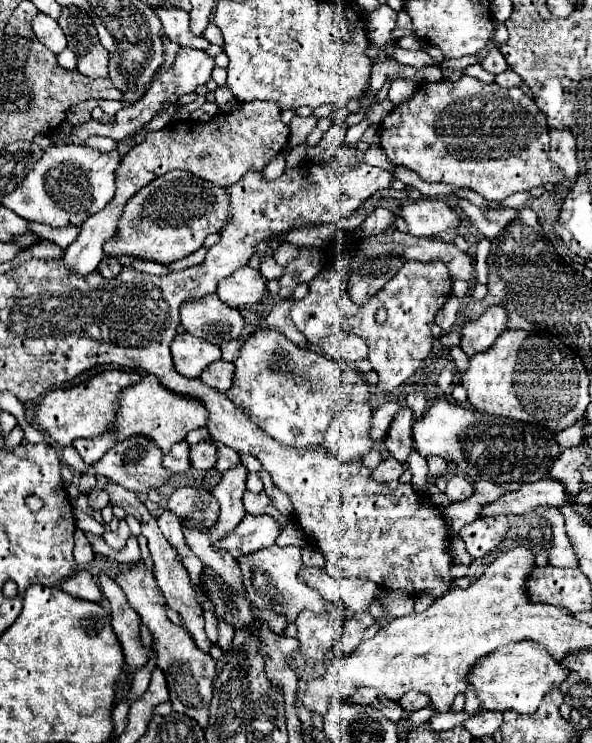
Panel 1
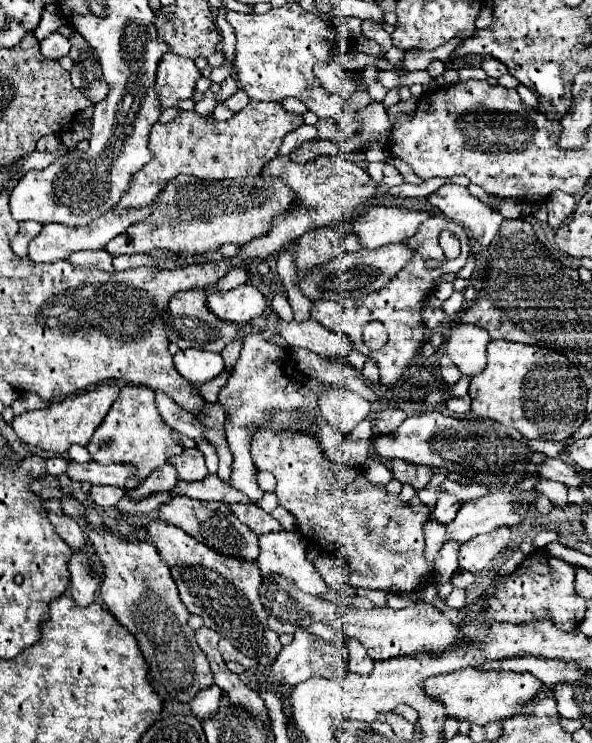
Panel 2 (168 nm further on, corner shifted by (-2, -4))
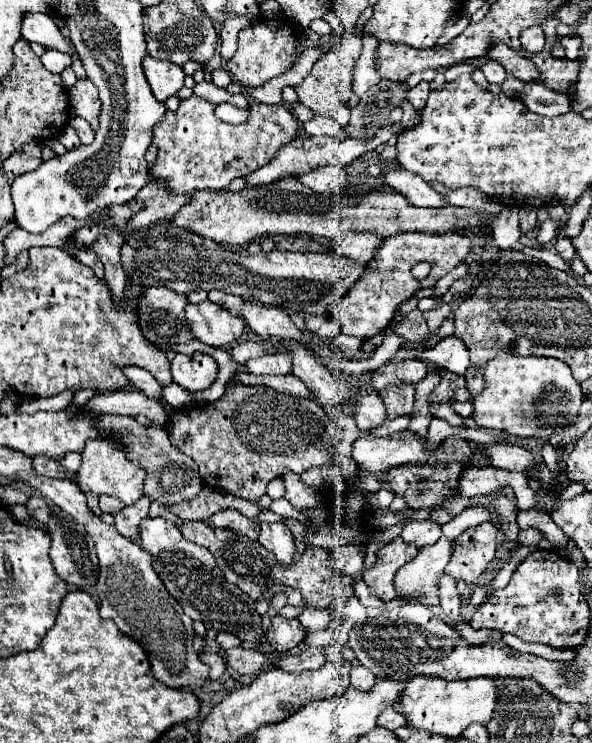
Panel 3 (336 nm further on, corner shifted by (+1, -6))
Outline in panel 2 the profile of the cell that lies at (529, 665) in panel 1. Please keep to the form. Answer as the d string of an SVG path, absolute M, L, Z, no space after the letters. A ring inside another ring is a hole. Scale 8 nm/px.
M466 667L460 671L434 675L424 681L424 691L428 697L434 697L446 705L446 715L458 717L476 725L484 725L490 721L504 721L524 709L540 691L544 691L544 683L534 679L528 673L516 671L484 671L478 667Z

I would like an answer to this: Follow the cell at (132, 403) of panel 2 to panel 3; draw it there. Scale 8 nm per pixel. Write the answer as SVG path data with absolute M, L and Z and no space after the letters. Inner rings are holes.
M99 437L99 439L91 439L91 441L85 443L85 449L81 453L83 463L77 471L75 483L81 489L81 493L85 493L85 495L87 493L91 493L95 497L113 495L113 497L119 497L125 505L131 505L141 497L145 469L127 461L125 453L121 453L121 449L117 445L113 445L115 441L109 441L109 439L111 437Z

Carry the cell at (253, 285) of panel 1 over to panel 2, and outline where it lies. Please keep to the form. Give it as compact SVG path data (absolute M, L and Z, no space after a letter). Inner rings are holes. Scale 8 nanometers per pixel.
M244 283L232 291L222 291L222 293L212 293L206 299L208 307L212 313L216 313L220 319L234 321L234 323L246 323L258 315L264 313L266 309L266 299L262 293Z

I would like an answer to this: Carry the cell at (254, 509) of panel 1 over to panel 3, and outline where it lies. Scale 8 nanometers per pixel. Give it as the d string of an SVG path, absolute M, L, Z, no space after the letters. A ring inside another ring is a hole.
M227 509L227 511L219 511L219 513L211 515L207 519L207 525L211 525L213 529L231 529L231 531L235 531L239 535L247 535L249 539L259 537L259 523L243 517L235 509Z

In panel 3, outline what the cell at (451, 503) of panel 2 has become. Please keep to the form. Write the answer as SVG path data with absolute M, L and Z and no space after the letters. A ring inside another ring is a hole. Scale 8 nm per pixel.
M429 519L427 521L407 521L401 531L401 539L407 545L417 545L417 547L433 545L439 541L439 537L441 537L441 525Z

